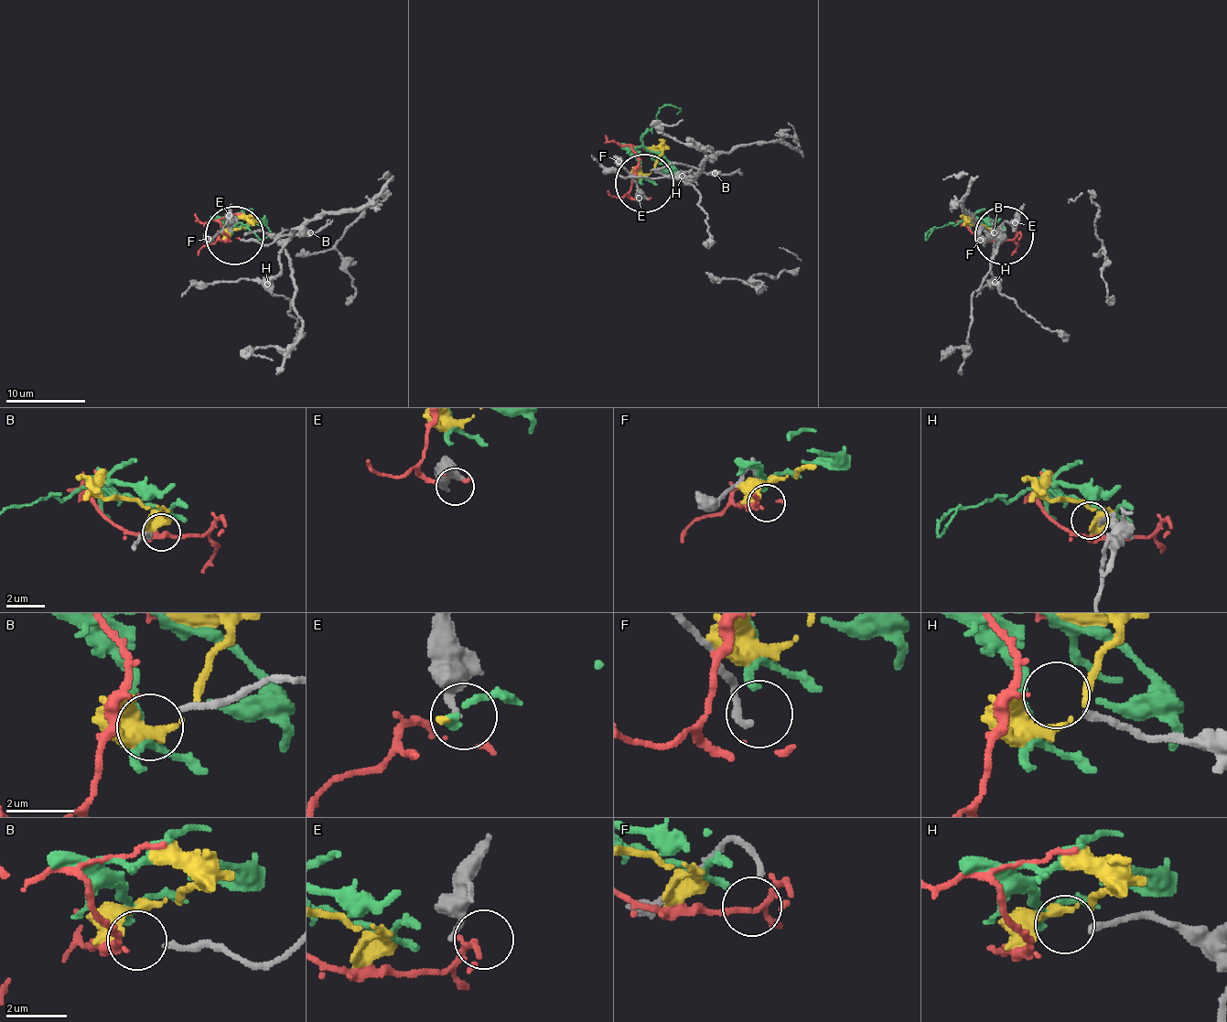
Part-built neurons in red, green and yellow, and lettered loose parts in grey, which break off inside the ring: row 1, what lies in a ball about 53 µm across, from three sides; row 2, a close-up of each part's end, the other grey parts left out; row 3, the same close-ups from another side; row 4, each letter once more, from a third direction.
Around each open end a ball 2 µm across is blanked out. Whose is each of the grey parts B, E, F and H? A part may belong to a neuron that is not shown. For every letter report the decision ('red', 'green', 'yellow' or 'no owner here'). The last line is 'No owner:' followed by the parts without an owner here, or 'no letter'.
B: no owner here
E: no owner here
F: no owner here
H: no owner here
No owner: B, E, F, H

